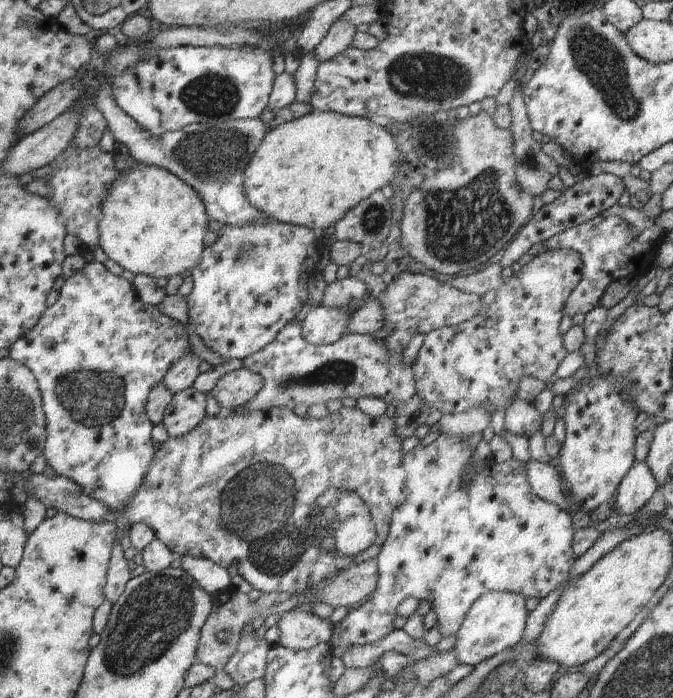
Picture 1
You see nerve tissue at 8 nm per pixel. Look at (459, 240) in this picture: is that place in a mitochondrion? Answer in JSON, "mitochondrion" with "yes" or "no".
{"mitochondrion":"yes"}

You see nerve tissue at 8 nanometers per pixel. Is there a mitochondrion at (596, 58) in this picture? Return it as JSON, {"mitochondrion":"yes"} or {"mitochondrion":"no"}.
{"mitochondrion":"yes"}

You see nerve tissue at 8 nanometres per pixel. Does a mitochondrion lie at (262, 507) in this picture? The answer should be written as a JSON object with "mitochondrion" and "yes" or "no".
{"mitochondrion":"yes"}

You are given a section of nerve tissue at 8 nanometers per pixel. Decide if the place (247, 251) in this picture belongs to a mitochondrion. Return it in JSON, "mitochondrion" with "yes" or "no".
{"mitochondrion":"yes"}

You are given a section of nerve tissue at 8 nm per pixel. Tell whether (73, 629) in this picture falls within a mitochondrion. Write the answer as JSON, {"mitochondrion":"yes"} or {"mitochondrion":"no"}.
{"mitochondrion":"no"}

